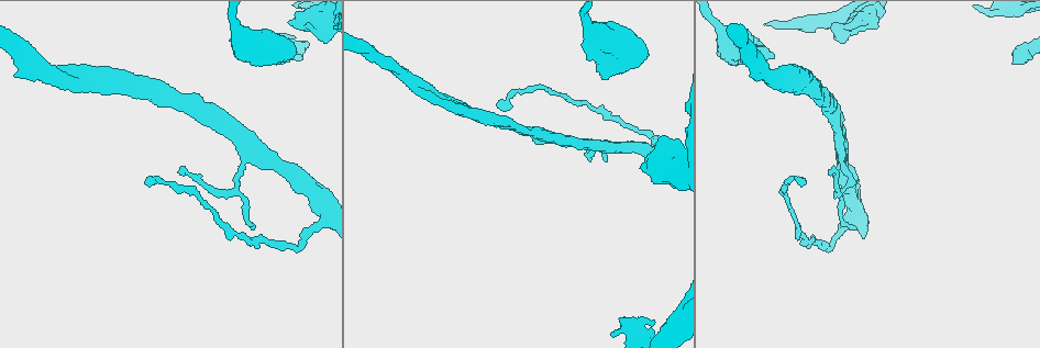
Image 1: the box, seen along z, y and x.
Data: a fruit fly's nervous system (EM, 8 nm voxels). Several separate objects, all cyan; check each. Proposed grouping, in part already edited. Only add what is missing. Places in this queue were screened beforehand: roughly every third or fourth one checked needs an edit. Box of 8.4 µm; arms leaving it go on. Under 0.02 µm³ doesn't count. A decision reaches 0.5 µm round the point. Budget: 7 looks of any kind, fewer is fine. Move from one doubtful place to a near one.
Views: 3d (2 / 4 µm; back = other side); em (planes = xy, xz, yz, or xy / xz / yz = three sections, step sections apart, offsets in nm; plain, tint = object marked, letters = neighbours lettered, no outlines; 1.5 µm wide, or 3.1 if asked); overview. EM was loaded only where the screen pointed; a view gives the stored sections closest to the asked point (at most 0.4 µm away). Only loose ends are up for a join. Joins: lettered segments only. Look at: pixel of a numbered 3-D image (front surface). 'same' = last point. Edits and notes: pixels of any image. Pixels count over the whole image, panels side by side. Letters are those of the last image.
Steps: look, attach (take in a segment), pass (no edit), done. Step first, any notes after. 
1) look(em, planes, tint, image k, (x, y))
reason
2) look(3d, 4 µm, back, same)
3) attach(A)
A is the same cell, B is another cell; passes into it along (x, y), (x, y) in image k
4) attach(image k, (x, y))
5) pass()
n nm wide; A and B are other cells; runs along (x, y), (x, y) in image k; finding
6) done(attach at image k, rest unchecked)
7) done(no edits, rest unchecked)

look(3d, 4 µm, image 1, (301, 57))
an open end

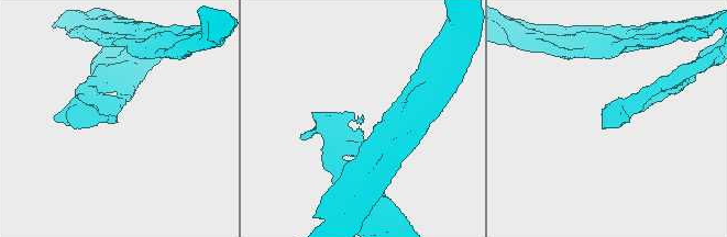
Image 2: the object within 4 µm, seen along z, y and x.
look(em, yz, step 4, tint, image 2, (362, 119))
need the tissue

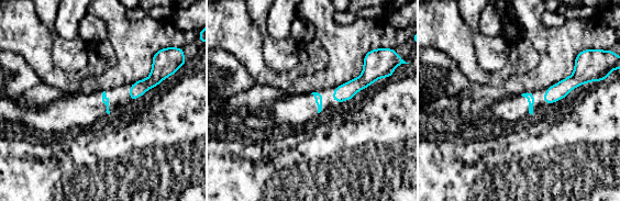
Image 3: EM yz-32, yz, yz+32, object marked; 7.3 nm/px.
look(em, planes, letters, same)
cut it another way

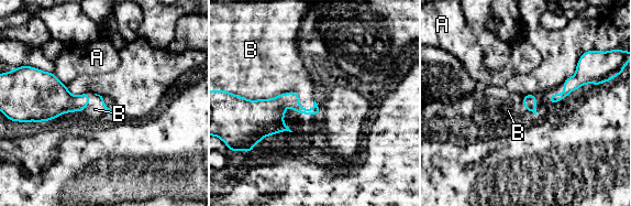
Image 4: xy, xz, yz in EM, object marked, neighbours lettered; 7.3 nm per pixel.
attach(B)
B is the same cell, A is another cell; it goes on there

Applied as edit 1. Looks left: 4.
look(overview)

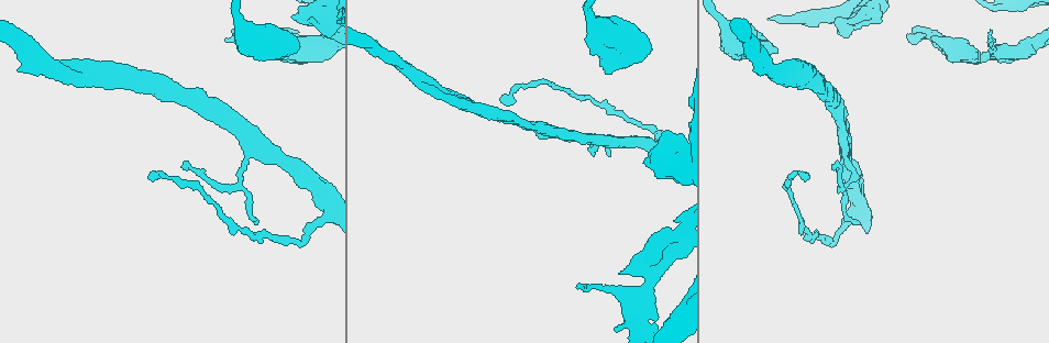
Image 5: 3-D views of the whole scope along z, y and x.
look(em, xz, step 8, tint, image 5, (867, 17))
thick end

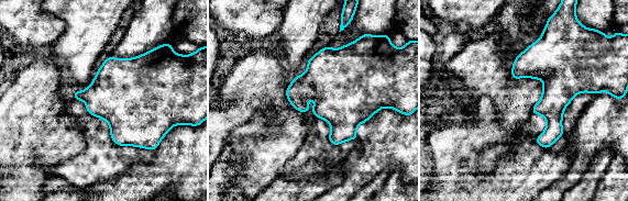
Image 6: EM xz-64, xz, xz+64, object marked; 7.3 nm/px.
look(em, planes, letters, same)

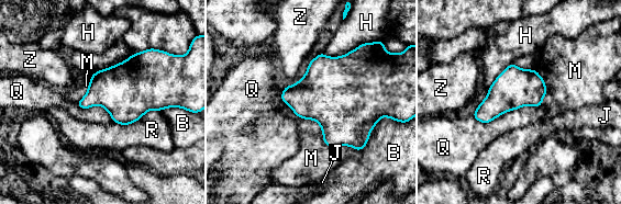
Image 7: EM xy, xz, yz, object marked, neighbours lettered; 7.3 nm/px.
pass()
Q touches over 500 nm; B, H, J, M, Q, R and Z are other cells; border along (541, 104), (488, 122), (473, 116) in image 7; none of them fits

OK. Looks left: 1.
done(attach at image 4, rest unchecked)

